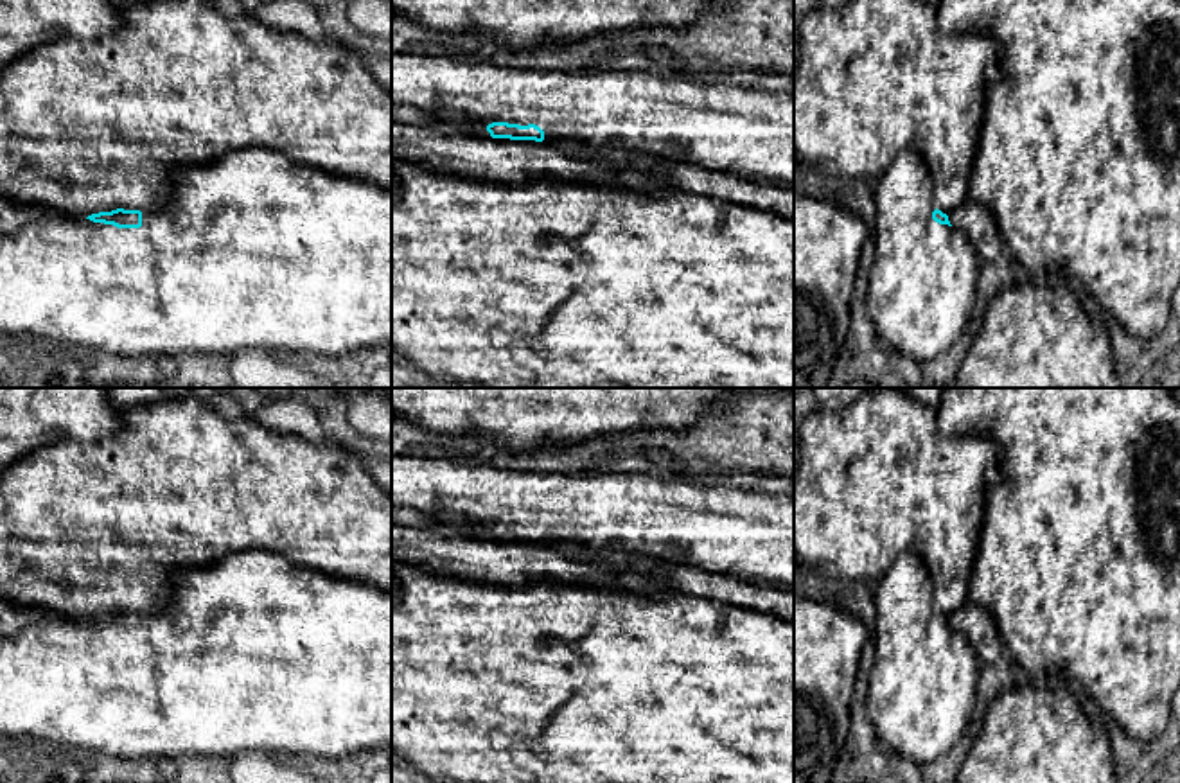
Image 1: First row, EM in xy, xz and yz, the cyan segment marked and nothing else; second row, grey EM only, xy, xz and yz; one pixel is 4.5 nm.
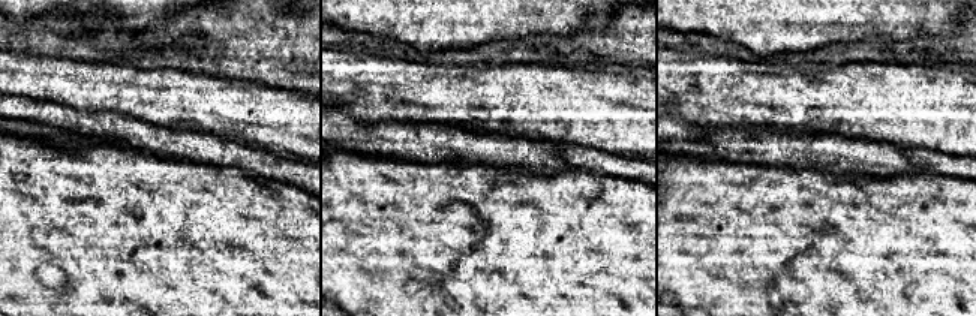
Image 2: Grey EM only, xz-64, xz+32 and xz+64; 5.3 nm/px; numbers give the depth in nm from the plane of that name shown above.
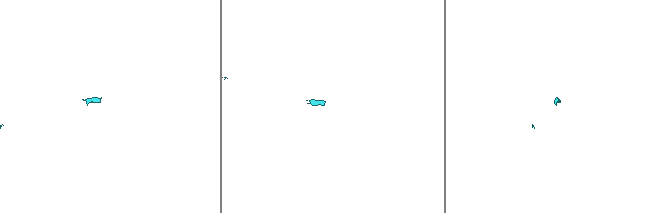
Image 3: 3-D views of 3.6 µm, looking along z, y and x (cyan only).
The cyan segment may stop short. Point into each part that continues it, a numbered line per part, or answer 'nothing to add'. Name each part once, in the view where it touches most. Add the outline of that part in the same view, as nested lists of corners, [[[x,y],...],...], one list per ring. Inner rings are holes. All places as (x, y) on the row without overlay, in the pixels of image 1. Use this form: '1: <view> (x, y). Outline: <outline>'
1: xy (254, 652). Outline: [[[251,550],[228,555],[207,567],[178,569],[167,602],[142,614],[140,630],[117,630],[86,620],[40,614],[18,634],[0,634],[0,736],[32,738],[133,760],[214,758],[248,751],[271,756],[347,758],[368,749],[388,751],[392,749],[392,591],[329,576],[268,550]]]

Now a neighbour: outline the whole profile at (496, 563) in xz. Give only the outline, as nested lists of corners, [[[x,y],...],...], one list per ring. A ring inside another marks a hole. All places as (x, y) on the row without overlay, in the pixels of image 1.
[[[392,524],[392,560],[418,567],[440,567],[444,575],[489,585],[555,582],[659,600],[679,594],[656,575],[575,562],[548,544],[472,537],[442,539],[401,524]]]

